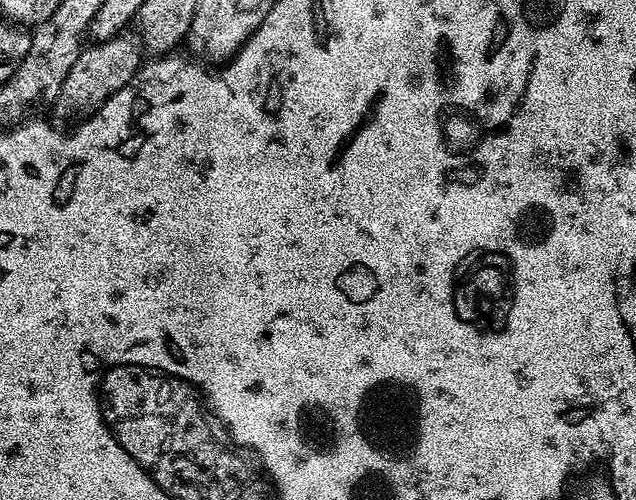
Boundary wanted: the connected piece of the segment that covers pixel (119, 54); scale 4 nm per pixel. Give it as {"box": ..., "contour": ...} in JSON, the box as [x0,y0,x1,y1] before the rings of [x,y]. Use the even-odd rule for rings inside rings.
{"box":[58,35,142,114],"contour":[[[128,35],[112,36],[109,40],[93,43],[91,45],[93,48],[85,47],[81,50],[74,66],[70,66],[70,74],[66,74],[66,82],[62,82],[58,101],[58,107],[62,111],[91,114],[132,81],[142,67],[142,59],[140,60],[142,44],[135,35],[134,37]]]}

